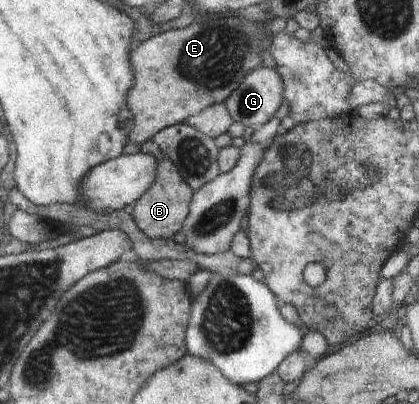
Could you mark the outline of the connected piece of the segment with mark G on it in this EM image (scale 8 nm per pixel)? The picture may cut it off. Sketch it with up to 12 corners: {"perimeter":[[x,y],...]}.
{"perimeter":[[258,65],[225,102],[247,128],[283,101],[279,73]]}

